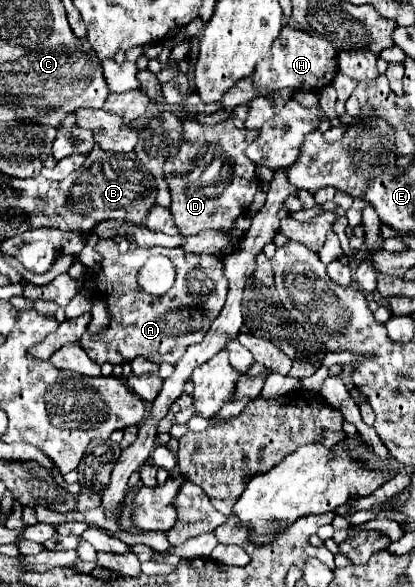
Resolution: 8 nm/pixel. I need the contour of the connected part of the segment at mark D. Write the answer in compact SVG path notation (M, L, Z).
M181 120L181 144L179 152L163 164L165 182L171 192L171 216L181 236L199 234L205 228L233 228L235 220L245 214L259 190L259 178L255 164L245 156L245 148L259 135L256 129L239 129L233 120L223 120L214 126L203 126L197 120Z

